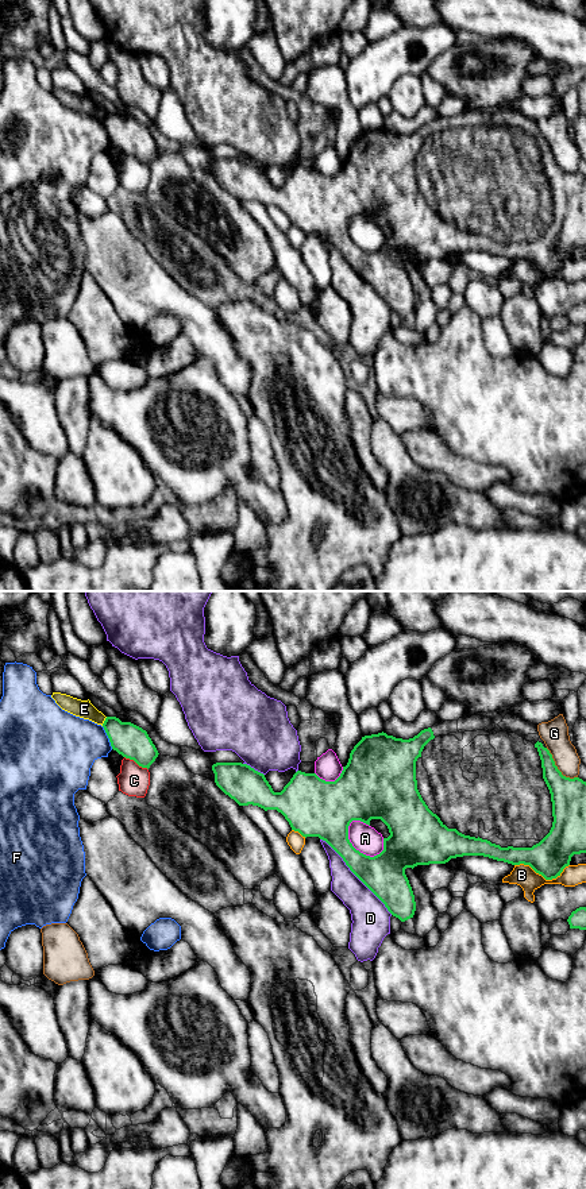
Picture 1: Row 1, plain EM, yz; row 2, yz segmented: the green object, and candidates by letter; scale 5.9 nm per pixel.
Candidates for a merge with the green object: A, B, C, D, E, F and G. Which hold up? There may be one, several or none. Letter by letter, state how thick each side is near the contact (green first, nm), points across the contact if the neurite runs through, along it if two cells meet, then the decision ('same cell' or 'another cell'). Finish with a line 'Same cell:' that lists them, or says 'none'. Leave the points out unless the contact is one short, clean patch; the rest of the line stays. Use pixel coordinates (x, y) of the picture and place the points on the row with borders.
A: 240 nm thick on the green side, 160 nm on the other; another cell
B: 220 nm thick on the green side, 130 nm on the other; another cell
C: 200 nm thick on the green side, 190 nm on the other; border along yz (124, 756), (147, 769); another cell
D: 240 nm thick on the green side, 220 nm on the other; another cell
E: 200 nm thick on the green side, 110 nm on the other; border along yz (107, 717), (101, 725); another cell
F: 200 nm thick on the green side, 360 nm on the other; another cell
G: 200 nm thick on the green side, 160 nm on the other; another cell
Same cell: none

